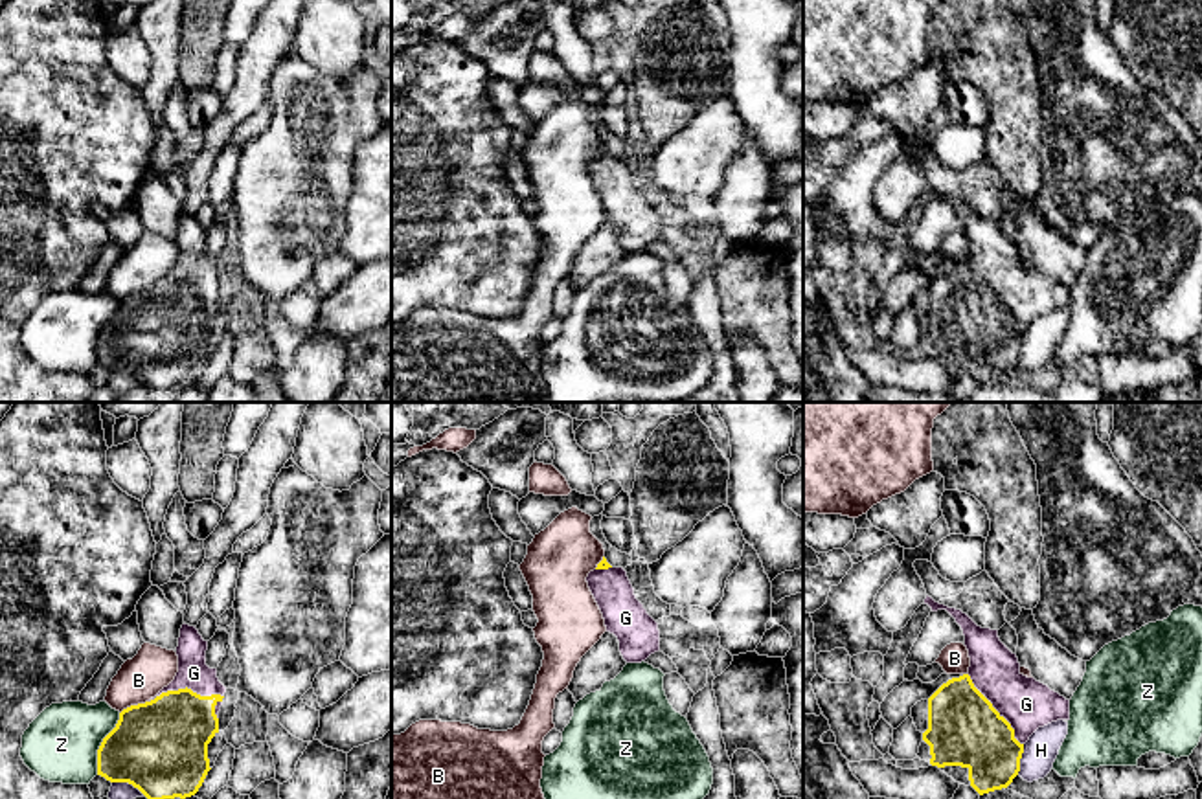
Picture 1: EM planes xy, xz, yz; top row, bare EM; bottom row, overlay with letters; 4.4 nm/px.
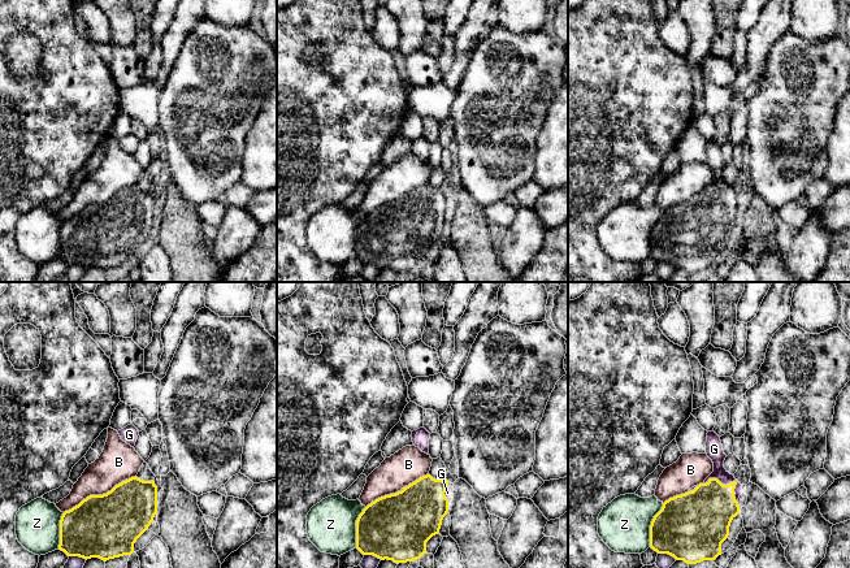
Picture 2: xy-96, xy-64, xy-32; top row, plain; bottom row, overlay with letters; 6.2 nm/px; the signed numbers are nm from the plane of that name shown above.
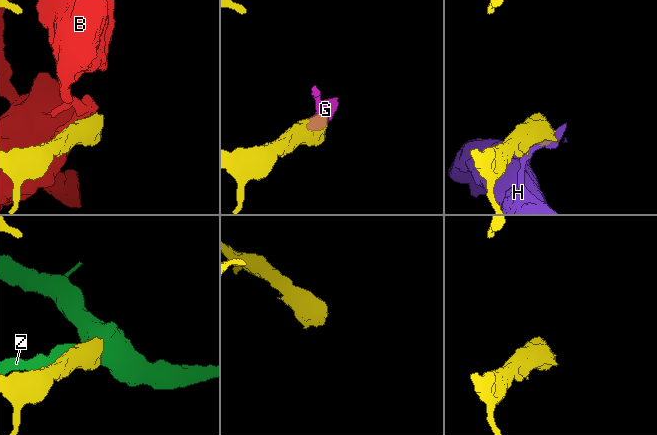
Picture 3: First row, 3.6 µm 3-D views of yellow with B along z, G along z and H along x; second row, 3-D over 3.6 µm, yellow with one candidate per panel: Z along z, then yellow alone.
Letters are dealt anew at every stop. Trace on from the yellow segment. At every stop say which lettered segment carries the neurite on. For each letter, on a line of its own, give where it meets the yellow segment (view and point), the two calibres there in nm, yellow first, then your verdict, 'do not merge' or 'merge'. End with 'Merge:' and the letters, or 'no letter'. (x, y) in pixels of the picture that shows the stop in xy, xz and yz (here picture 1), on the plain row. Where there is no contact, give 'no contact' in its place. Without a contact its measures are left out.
B: contact xy (133, 294); calibres 420 and 200 nm; do not merge
G: contact xy (186, 276); calibres 360 and 140 nm; merge
H: contact yz (1020, 346); calibres 300 and 150 nm; do not merge
Z: contact xy (102, 333); calibres 400 and 320 nm; do not merge
Merge: G

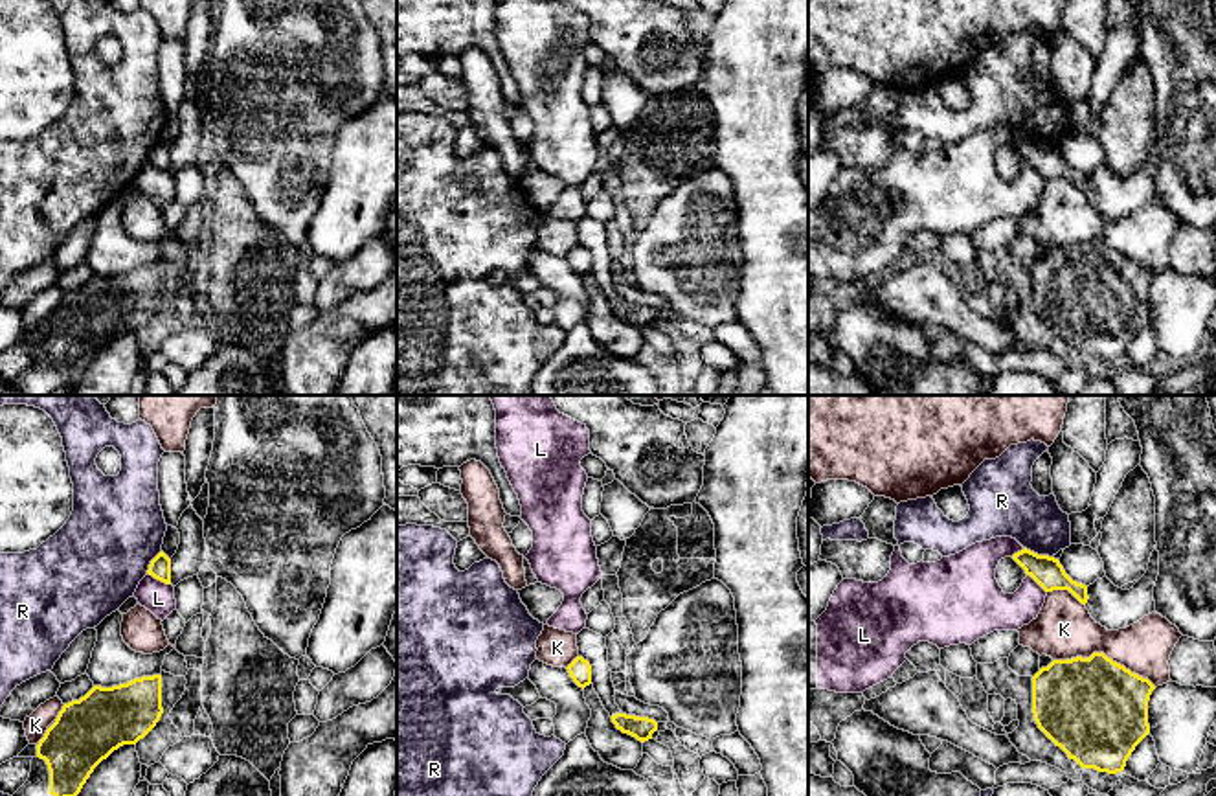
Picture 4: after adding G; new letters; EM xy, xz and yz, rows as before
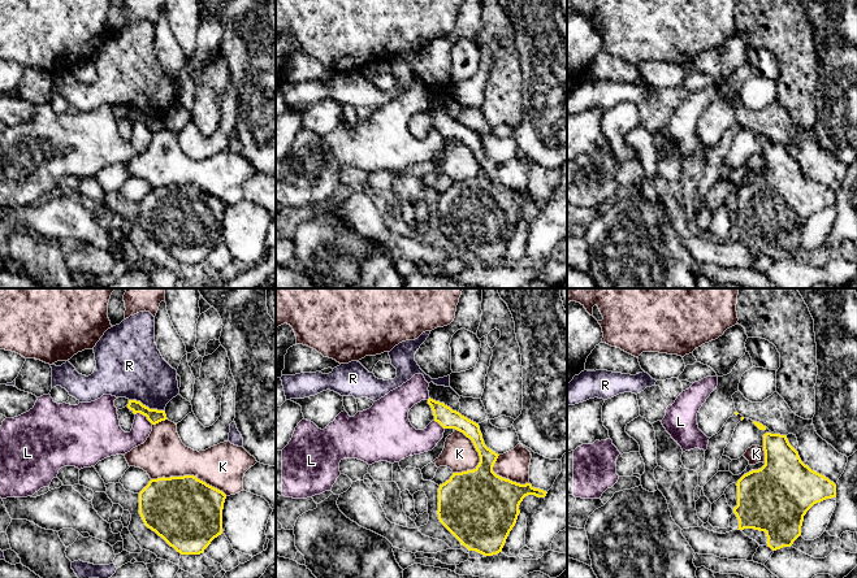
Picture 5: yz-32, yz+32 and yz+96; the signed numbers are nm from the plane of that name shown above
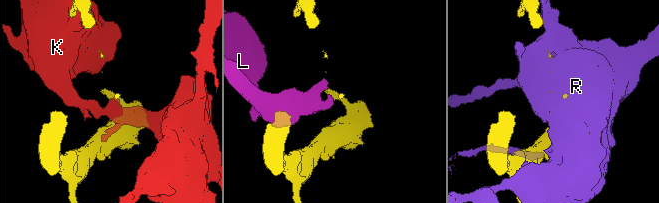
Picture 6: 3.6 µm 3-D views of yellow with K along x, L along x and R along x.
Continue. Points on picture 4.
K: contact yz (1103, 241); calibres 460 and 260 nm; do not merge
L: contact xy (158, 168); calibres 100 and 140 nm; do not merge
R: contact yz (1036, 142); calibres 140 and 280 nm; do not merge
Merge: no letter

